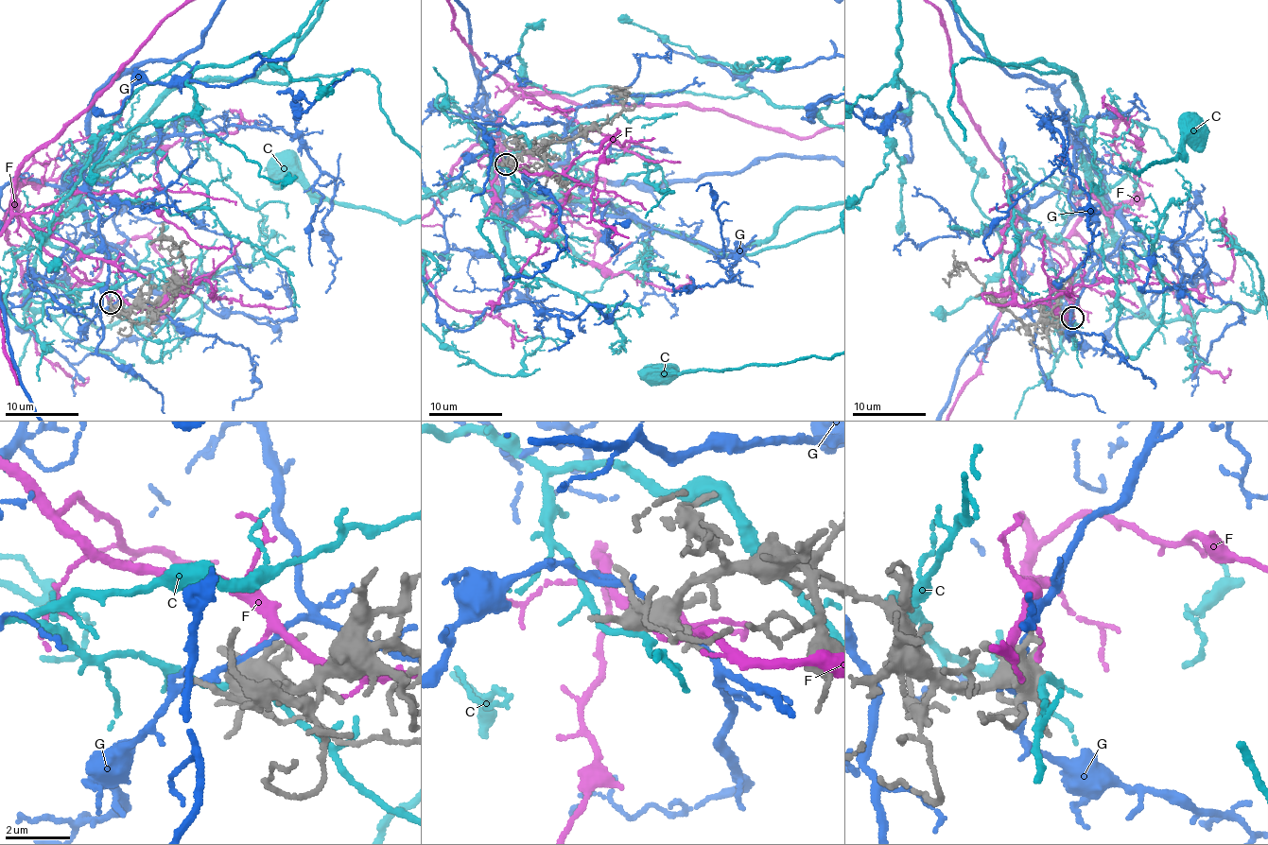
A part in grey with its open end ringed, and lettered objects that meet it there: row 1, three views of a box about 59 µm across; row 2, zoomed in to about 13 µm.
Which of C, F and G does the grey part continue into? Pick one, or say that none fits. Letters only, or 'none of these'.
none of these

